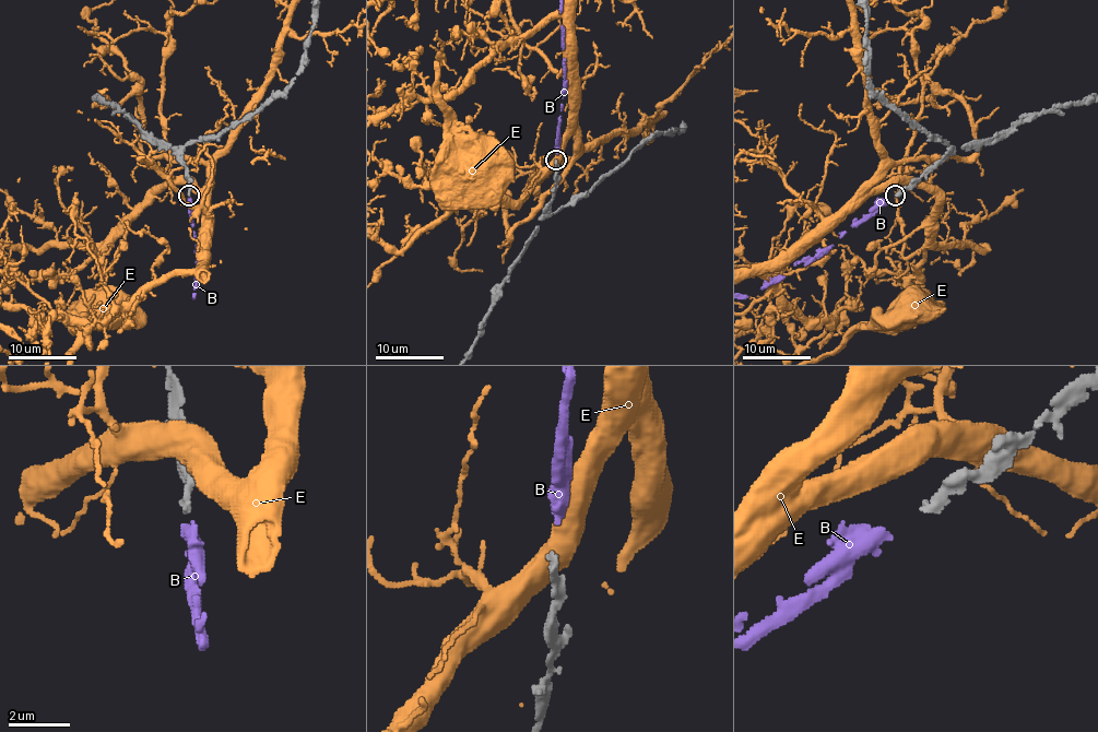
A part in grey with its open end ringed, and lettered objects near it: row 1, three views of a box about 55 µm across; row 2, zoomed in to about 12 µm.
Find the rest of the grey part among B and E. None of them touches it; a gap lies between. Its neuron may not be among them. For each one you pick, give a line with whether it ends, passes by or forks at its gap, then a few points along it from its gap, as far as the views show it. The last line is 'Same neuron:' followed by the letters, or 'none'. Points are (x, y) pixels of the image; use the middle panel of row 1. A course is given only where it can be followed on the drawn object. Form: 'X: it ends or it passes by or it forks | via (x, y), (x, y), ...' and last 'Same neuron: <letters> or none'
B: it ends
Same neuron: B

